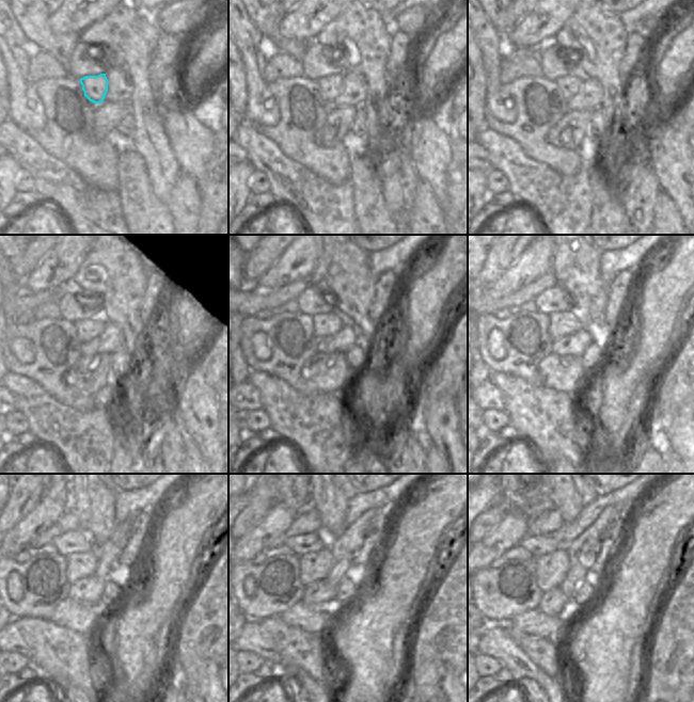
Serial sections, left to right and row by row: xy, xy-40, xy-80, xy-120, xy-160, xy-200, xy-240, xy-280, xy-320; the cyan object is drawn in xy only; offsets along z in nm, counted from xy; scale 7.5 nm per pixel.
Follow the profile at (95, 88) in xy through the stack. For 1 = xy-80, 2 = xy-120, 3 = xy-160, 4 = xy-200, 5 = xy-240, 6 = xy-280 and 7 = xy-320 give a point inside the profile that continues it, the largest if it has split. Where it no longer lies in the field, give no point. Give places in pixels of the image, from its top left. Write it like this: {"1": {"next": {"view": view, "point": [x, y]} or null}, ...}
{"1": {"next": {"view": "xy-80", "point": [569, 86]}}, "2": {"next": {"view": "xy-120", "point": [87, 329]}}, "3": {"next": {"view": "xy-160", "point": [328, 323]}}, "4": {"next": {"view": "xy-200", "point": [568, 322]}}, "5": {"next": {"view": "xy-240", "point": [82, 564]}}, "6": {"next": {"view": "xy-280", "point": [315, 565]}}, "7": {"next": {"view": "xy-320", "point": [550, 570]}}}

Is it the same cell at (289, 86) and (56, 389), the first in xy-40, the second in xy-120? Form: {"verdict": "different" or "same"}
{"verdict": "same"}

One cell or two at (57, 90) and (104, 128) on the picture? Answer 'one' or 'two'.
two

